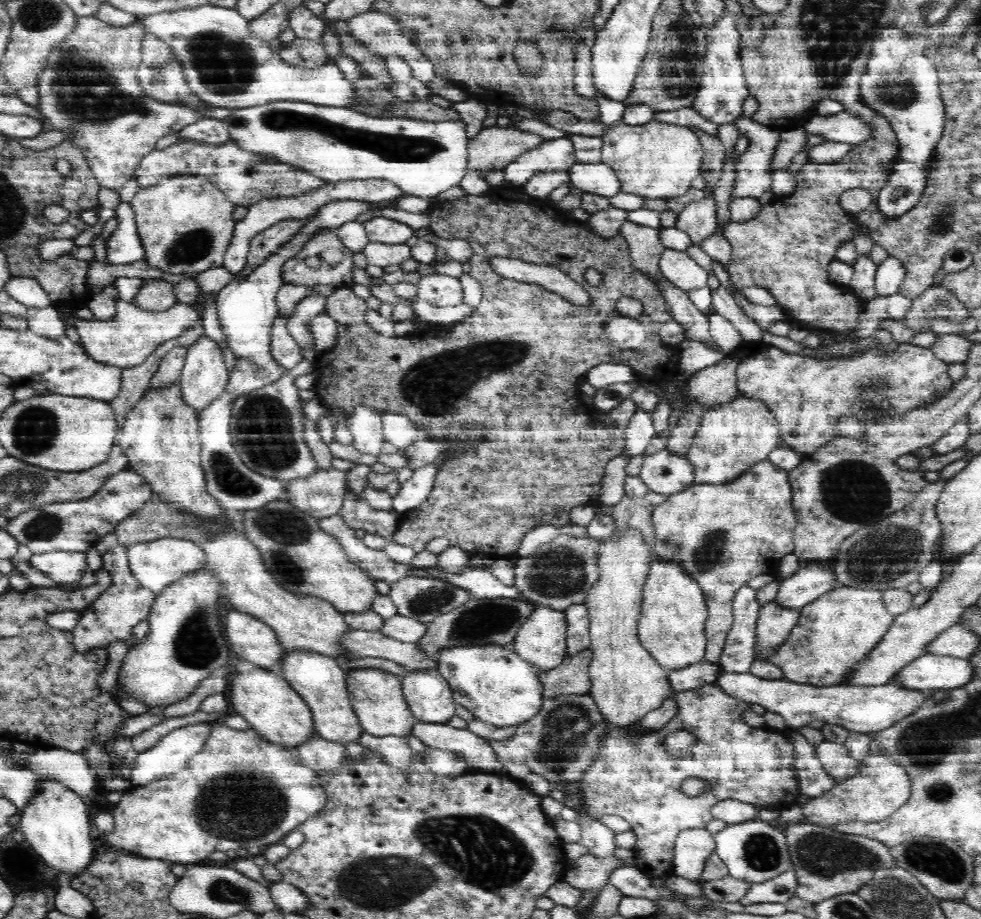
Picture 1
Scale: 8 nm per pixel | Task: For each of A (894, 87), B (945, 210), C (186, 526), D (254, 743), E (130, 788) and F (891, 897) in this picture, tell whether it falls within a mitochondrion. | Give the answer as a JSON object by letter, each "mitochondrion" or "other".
{"A":"mitochondrion","B":"mitochondrion","C":"mitochondrion","D":"other","E":"other","F":"mitochondrion"}

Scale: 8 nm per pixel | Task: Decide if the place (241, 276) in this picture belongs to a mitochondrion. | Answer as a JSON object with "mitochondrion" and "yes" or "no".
{"mitochondrion":"no"}

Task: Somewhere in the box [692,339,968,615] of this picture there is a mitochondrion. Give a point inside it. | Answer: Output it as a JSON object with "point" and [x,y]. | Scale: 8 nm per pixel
{"point":[852,490]}

